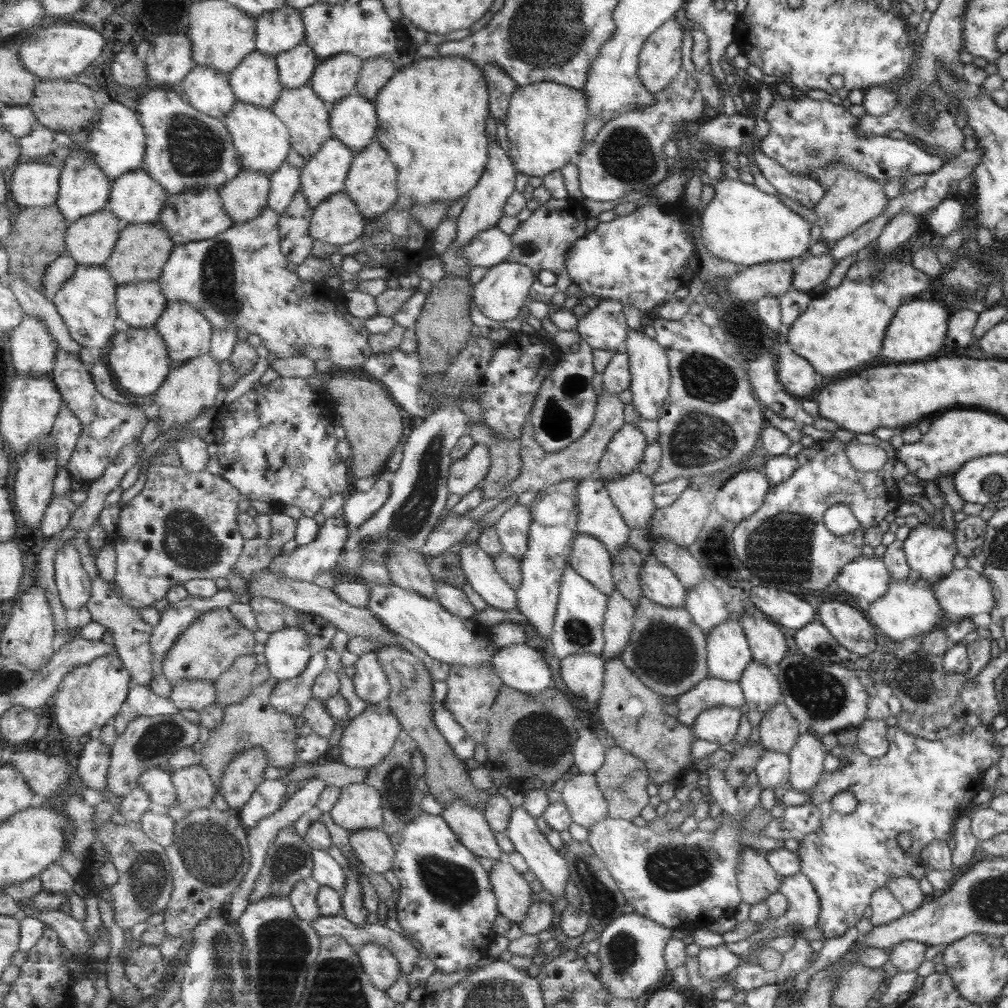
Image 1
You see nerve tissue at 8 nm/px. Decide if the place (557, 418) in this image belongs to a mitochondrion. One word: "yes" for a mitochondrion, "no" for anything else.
yes

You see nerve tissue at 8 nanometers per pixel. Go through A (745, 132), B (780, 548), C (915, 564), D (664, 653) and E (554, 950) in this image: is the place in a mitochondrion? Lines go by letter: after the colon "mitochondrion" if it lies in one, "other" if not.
A: other
B: mitochondrion
C: other
D: mitochondrion
E: other

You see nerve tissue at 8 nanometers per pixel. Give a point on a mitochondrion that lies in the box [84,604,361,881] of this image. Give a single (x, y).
(160, 738)

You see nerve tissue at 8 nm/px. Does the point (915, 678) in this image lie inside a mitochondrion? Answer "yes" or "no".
yes

